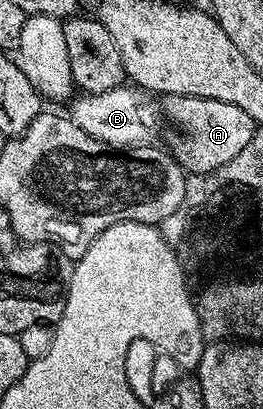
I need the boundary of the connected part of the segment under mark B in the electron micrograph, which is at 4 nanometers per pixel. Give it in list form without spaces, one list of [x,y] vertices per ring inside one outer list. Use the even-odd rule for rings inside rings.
[[[121,86],[114,90],[106,90],[97,96],[80,94],[71,101],[70,119],[86,134],[98,138],[107,144],[117,147],[138,148],[153,143],[156,131],[160,128],[161,113],[148,100],[143,91],[132,86]],[[157,112],[157,113],[156,113]]]

